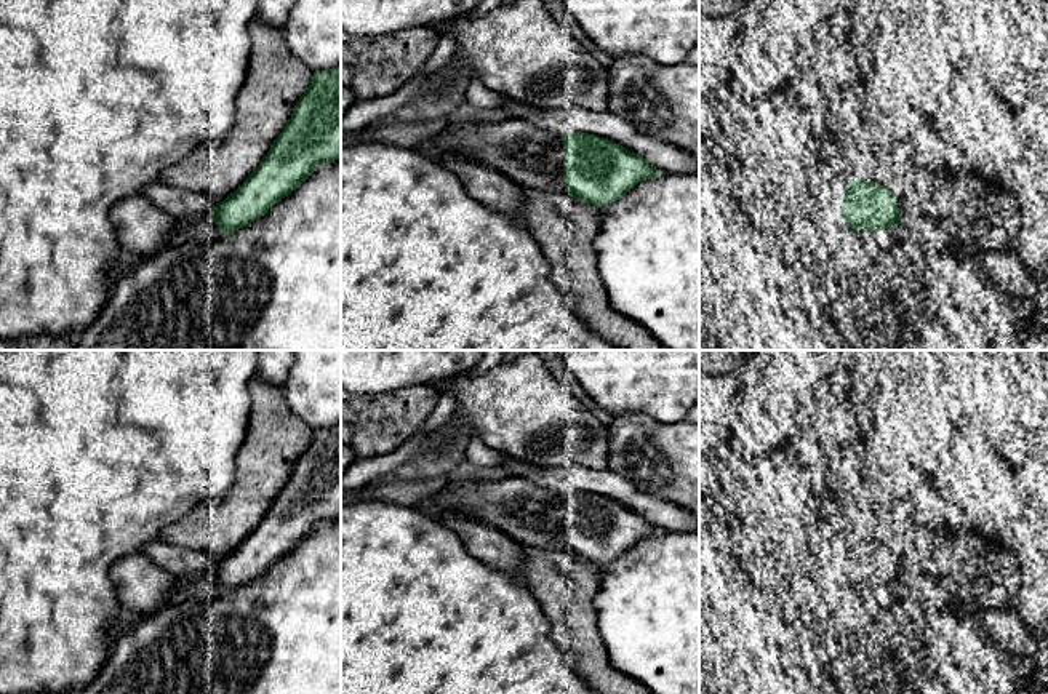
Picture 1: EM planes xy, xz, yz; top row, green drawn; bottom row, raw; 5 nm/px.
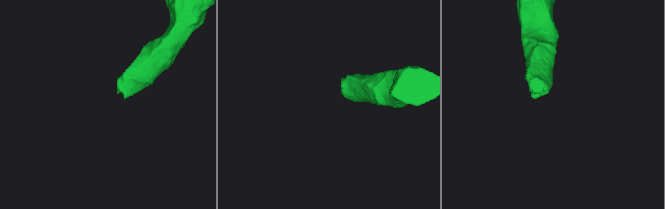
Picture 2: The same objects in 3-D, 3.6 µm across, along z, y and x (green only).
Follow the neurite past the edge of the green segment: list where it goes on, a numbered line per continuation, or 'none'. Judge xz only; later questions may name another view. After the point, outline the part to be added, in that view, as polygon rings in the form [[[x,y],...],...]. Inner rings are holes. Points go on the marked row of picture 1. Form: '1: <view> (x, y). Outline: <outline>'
1: xz (533, 159). Outline: [[[525,120],[448,122],[440,133],[422,139],[414,150],[438,162],[443,154],[475,160],[533,190],[555,190],[563,182],[563,134],[539,130]]]

